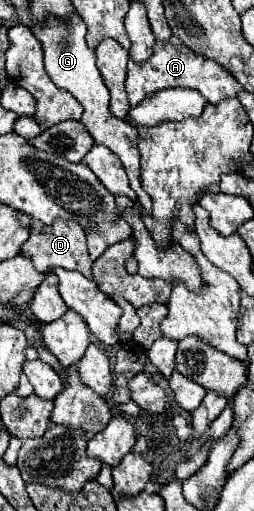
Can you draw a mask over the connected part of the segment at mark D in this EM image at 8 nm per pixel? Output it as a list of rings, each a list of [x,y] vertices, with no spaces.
[[[32,220],[30,238],[22,246],[22,254],[32,256],[34,266],[40,272],[48,272],[48,270],[60,266],[60,268],[66,268],[66,270],[78,270],[86,278],[92,278],[92,270],[90,270],[92,268],[92,260],[90,260],[88,248],[86,248],[86,234],[84,234],[84,230],[76,222],[56,220],[54,224],[46,226],[46,224],[38,222],[38,220]]]

